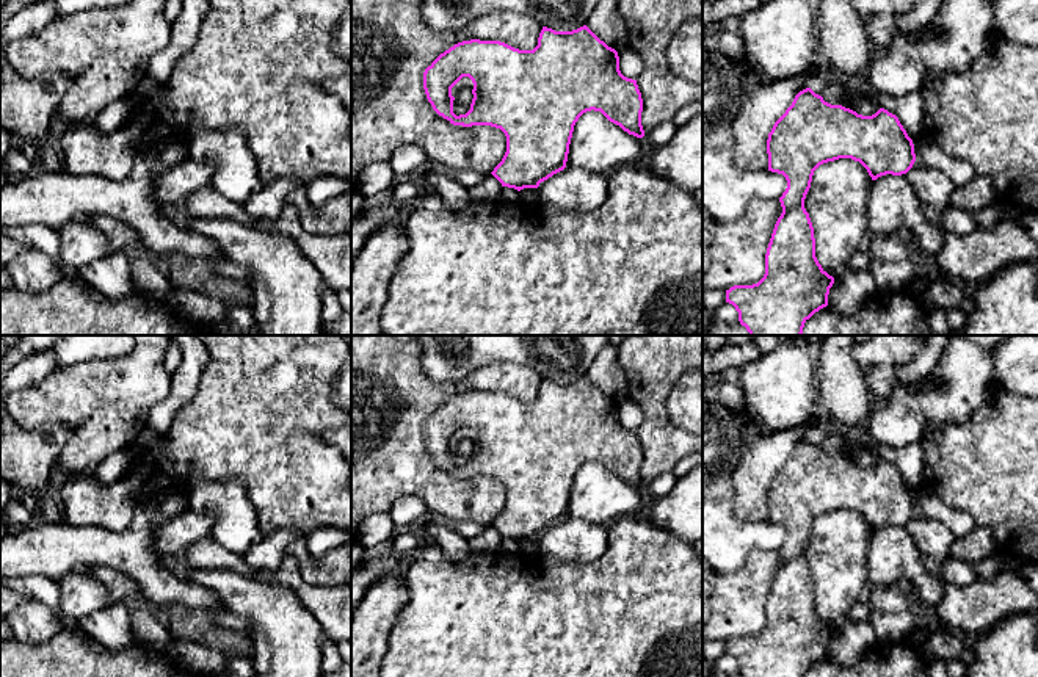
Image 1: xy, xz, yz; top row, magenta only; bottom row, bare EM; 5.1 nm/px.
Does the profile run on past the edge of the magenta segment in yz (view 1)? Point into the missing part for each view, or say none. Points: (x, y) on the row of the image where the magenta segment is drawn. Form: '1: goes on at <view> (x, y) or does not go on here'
1: does not go on here

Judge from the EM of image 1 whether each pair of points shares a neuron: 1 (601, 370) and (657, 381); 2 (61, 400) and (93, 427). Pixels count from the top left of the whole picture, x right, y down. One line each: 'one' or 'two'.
1: two
2: one

